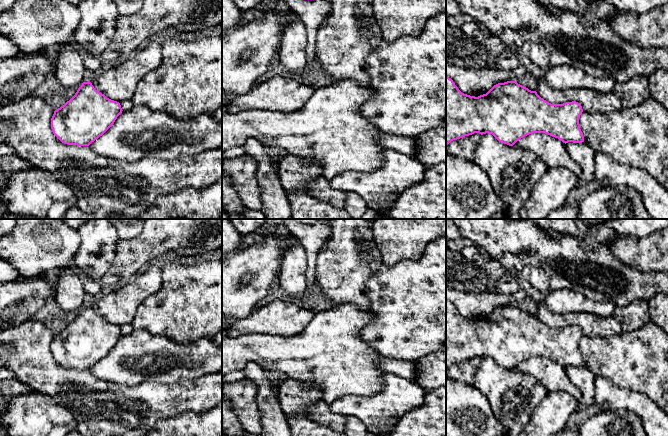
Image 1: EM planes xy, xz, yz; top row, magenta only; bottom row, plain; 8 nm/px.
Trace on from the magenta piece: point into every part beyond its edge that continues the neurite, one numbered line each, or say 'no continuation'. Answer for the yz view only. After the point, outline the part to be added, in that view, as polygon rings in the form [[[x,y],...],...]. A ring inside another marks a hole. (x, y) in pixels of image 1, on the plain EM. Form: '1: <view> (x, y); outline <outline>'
no continuation

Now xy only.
no continuation

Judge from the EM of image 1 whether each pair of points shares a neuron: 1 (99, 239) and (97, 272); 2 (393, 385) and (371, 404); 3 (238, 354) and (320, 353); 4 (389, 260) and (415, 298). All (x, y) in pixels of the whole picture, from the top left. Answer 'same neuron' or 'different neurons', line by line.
1: same neuron
2: same neuron
3: same neuron
4: different neurons

